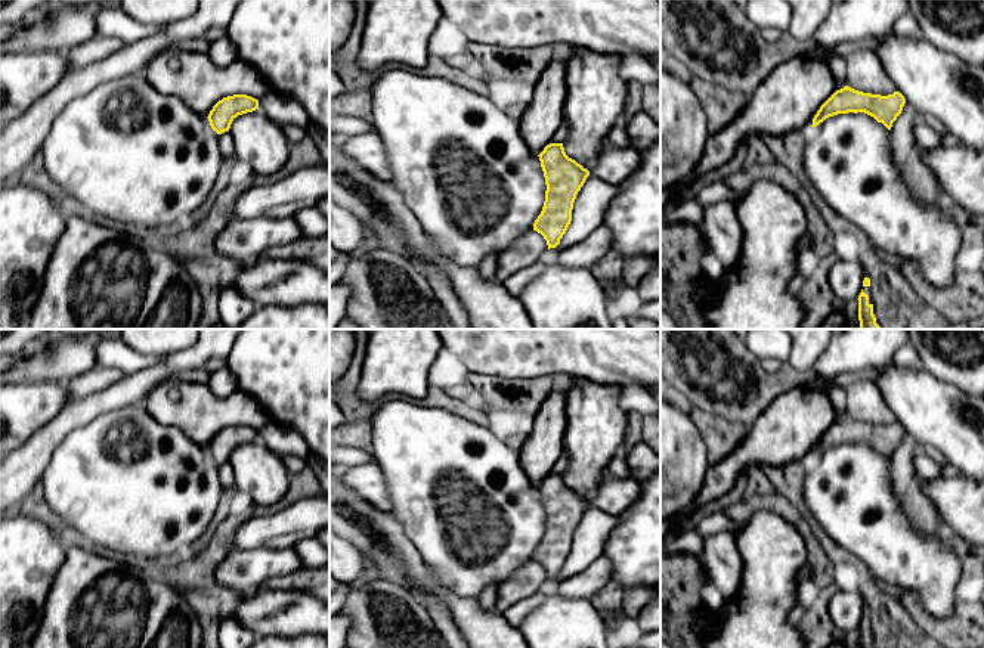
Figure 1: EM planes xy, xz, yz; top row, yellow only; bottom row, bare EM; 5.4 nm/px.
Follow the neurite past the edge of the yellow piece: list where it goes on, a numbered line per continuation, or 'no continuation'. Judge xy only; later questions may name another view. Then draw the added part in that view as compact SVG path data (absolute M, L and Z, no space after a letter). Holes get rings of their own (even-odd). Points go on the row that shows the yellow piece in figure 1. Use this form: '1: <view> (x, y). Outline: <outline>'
no continuation

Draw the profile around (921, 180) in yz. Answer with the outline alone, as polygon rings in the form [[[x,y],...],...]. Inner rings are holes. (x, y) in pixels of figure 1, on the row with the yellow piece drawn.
[[[906,102],[892,123],[894,162],[915,201],[932,207],[943,201],[941,187],[934,171],[923,162],[922,149],[915,139],[915,125],[922,117]]]

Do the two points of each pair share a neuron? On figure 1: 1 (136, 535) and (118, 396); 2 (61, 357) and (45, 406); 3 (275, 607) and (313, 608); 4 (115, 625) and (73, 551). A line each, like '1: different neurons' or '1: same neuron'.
1: different neurons
2: different neurons
3: same neuron
4: same neuron

